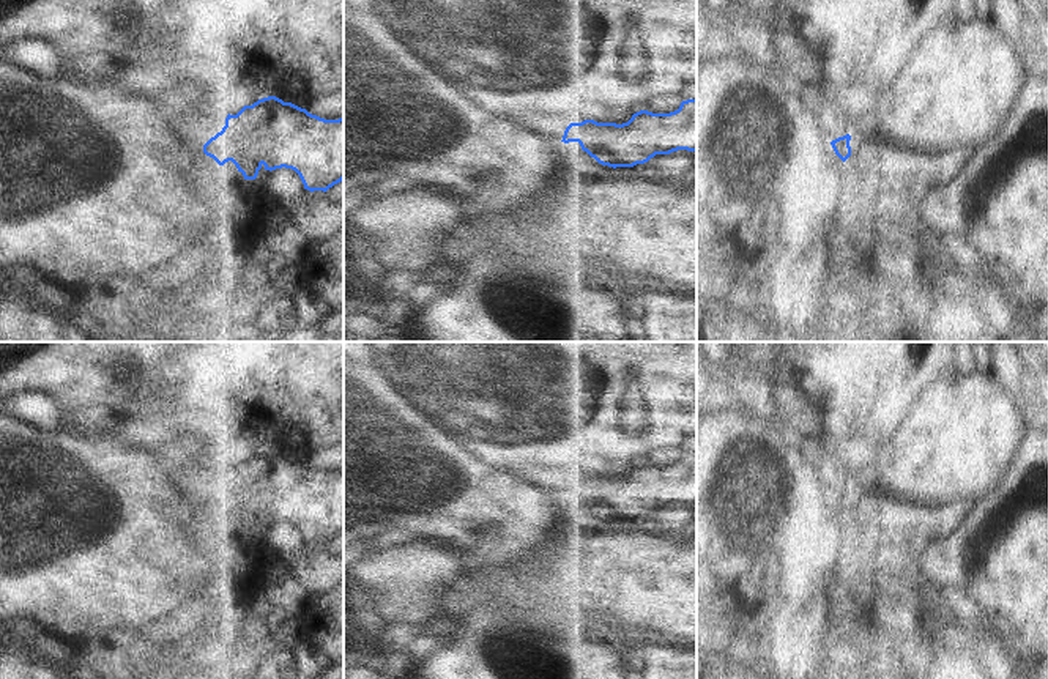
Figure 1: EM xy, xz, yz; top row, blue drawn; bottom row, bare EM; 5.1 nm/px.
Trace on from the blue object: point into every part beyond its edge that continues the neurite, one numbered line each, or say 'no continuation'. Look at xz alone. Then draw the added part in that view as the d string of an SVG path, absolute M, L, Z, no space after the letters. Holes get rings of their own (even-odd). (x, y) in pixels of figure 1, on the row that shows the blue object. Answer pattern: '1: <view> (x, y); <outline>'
1: xz (550, 123); M544 107L541 110L526 112L520 124L539 132L548 140L561 142L566 128L570 124L570 120L566 110Z

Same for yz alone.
1: yz (837, 112); M797 68L797 80L799 95L823 115L816 137L832 142L849 134L856 123L854 117L862 112L862 106L853 106L848 96L823 91L818 87L816 74L801 68Z

